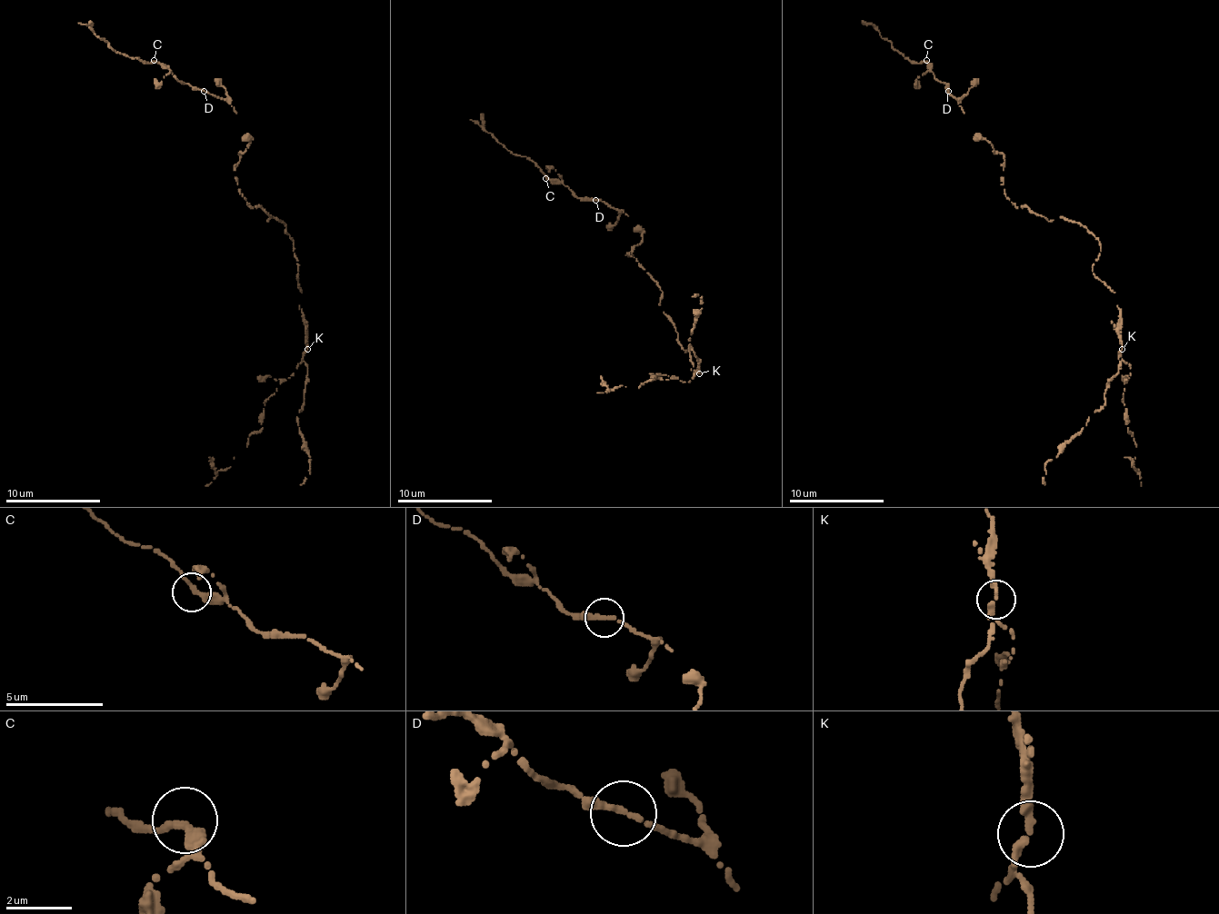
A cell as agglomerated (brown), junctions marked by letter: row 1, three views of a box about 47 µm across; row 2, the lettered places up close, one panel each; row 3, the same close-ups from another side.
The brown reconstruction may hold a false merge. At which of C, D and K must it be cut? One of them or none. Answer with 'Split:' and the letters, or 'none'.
Split: K

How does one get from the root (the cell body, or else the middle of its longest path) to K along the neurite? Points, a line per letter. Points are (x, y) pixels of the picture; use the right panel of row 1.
K: (1053, 219), (1064, 217), (1081, 224), (1100, 243), (1093, 272), (1114, 293), (1121, 350)

